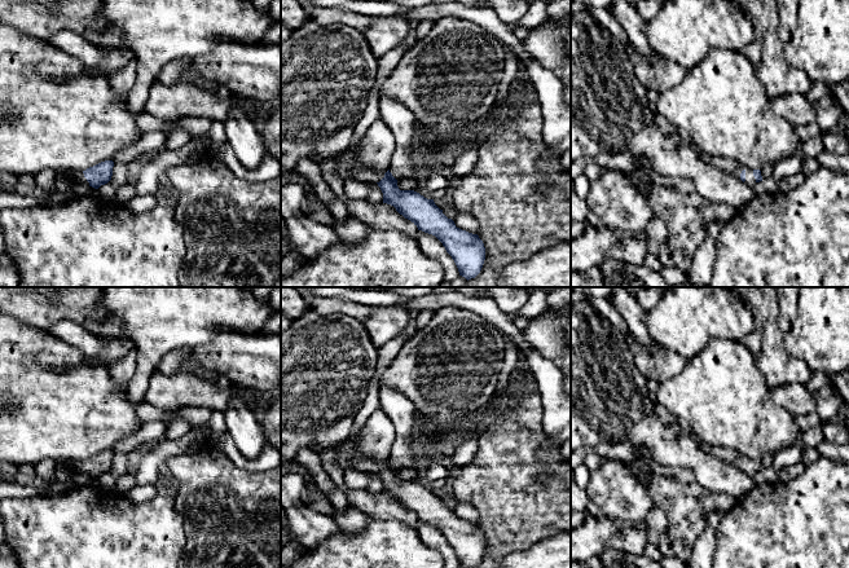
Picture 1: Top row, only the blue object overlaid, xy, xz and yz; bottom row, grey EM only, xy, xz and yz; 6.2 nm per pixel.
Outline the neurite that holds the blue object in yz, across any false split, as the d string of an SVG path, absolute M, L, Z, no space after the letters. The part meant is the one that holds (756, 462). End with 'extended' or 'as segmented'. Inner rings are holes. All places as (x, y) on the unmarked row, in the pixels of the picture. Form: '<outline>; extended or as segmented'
M698 441L698 445L704 453L727 464L740 468L743 472L745 472L751 477L753 477L757 472L762 471L760 459L752 459L752 458L744 457L739 452L735 452L730 448L711 446L701 441Z; extended

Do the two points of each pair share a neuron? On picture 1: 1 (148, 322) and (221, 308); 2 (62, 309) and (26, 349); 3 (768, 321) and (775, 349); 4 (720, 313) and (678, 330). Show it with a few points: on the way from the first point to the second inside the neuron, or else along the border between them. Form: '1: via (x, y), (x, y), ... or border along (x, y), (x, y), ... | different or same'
1: via (166, 308), (203, 308) | same
2: border along (16, 316), (31, 326), (48, 333) | different
3: via (768, 327), (773, 343) | same
4: via (709, 313), (695, 313), (689, 320) | same

